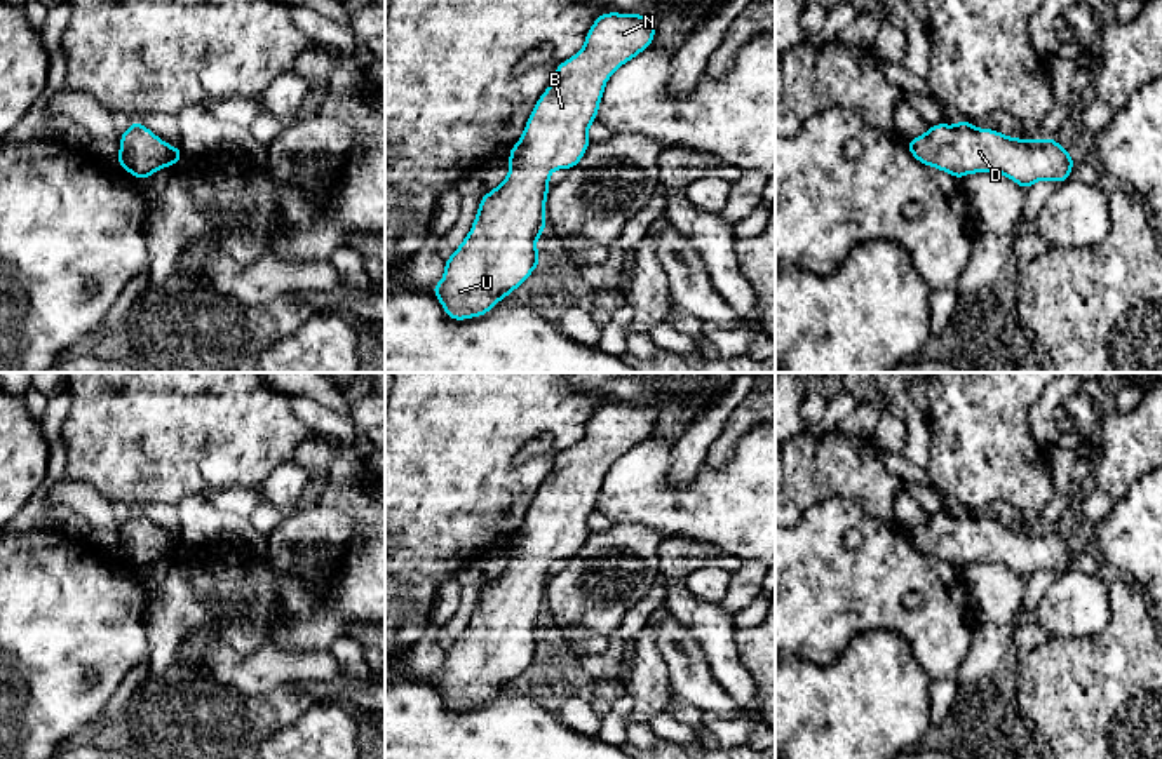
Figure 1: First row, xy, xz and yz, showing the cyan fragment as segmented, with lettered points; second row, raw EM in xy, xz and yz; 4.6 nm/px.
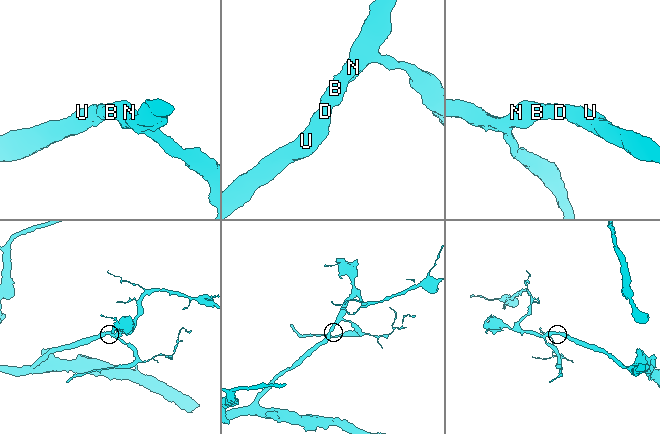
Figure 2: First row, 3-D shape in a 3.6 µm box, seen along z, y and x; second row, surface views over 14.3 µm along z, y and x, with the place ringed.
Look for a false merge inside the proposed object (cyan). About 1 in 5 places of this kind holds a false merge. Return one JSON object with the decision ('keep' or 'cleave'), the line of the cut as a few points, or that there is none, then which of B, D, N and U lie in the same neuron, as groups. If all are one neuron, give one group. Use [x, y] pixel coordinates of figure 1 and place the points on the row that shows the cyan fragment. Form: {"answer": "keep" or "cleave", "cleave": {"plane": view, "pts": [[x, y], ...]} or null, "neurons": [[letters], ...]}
{"answer": "keep", "cleave": null, "neurons": [["B", "D", "N", "U"]]}

